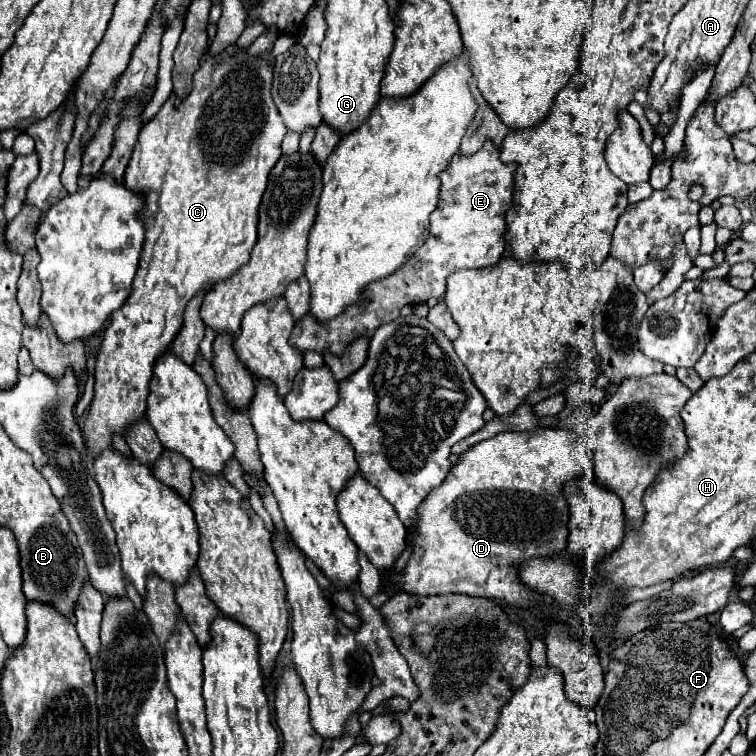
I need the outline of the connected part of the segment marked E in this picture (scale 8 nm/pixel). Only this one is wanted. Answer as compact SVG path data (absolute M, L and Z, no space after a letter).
M491 140L471 156L455 154L449 168L441 174L439 202L431 214L431 228L423 246L397 272L379 282L371 282L363 290L363 300L347 306L339 316L319 322L311 314L305 314L295 324L289 344L301 352L325 352L327 346L331 346L333 354L341 354L357 336L371 336L381 324L395 320L405 304L413 306L429 298L439 298L445 292L447 276L455 270L493 266L505 252L505 216L507 208L511 208L515 168L515 162L505 164L499 160L499 150Z

